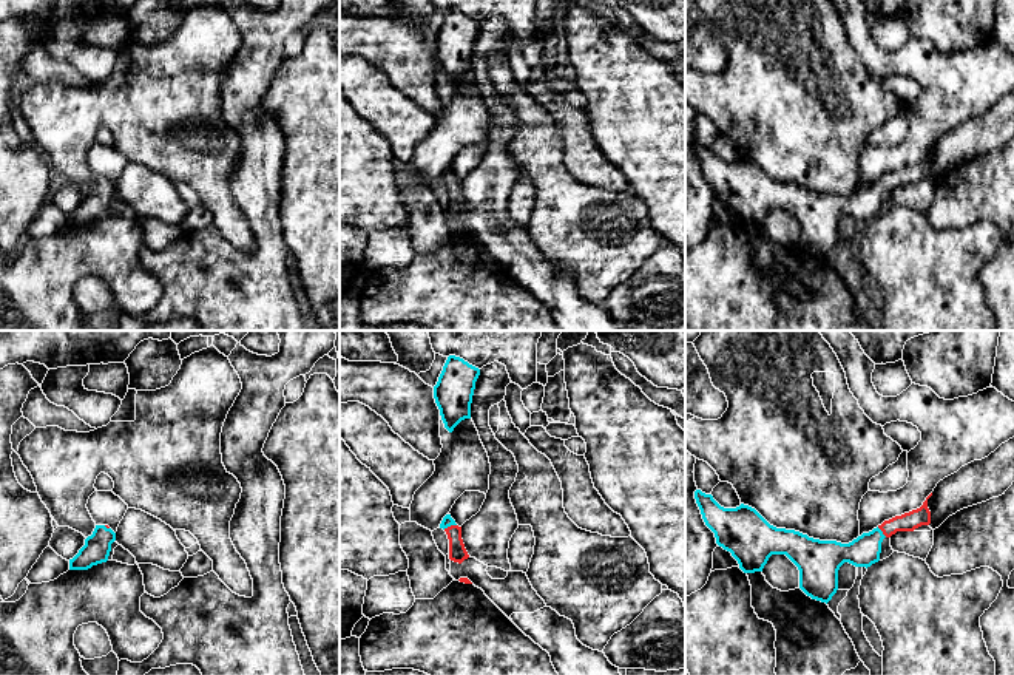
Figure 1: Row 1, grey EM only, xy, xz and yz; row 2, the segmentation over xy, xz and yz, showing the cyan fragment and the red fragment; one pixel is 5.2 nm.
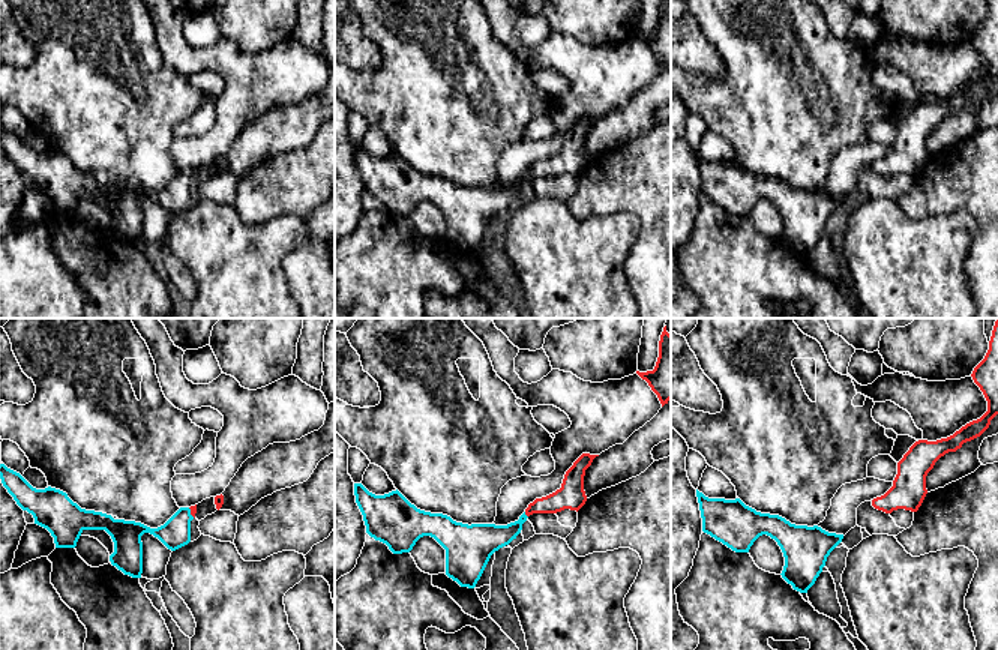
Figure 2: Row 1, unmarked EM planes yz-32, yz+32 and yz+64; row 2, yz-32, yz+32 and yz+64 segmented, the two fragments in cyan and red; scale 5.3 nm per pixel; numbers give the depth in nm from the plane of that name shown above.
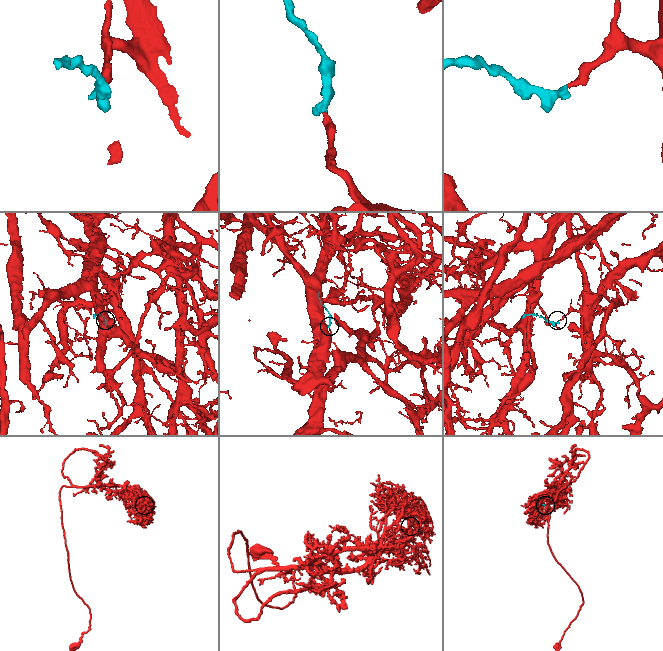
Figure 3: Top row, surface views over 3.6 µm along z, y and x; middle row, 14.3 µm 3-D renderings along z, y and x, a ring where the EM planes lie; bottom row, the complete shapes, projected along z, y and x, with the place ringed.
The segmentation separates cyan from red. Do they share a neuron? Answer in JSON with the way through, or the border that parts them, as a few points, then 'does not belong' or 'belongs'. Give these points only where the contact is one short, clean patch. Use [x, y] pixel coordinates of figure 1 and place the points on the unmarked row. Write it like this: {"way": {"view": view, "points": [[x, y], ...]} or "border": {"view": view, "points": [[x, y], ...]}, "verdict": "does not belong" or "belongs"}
{"way": {"view": "xz", "points": [[448, 175], [449, 179], [454, 186], [457, 206]]}, "verdict": "belongs"}

